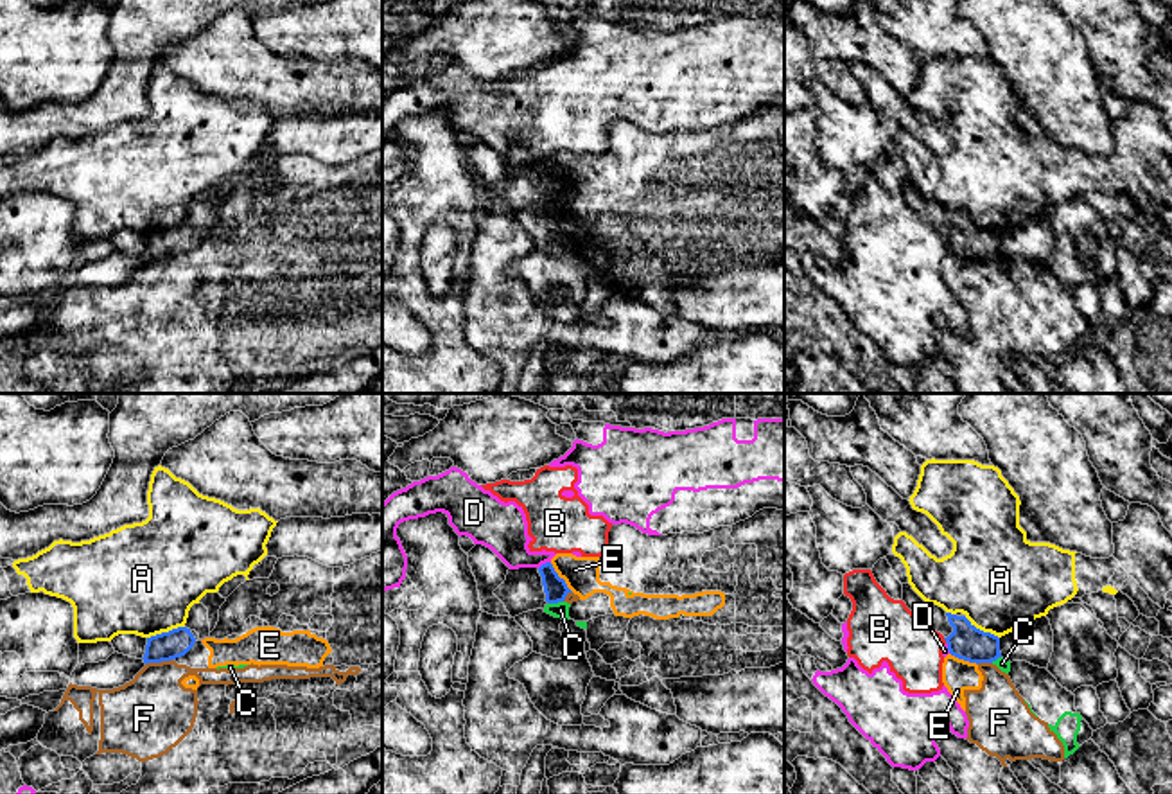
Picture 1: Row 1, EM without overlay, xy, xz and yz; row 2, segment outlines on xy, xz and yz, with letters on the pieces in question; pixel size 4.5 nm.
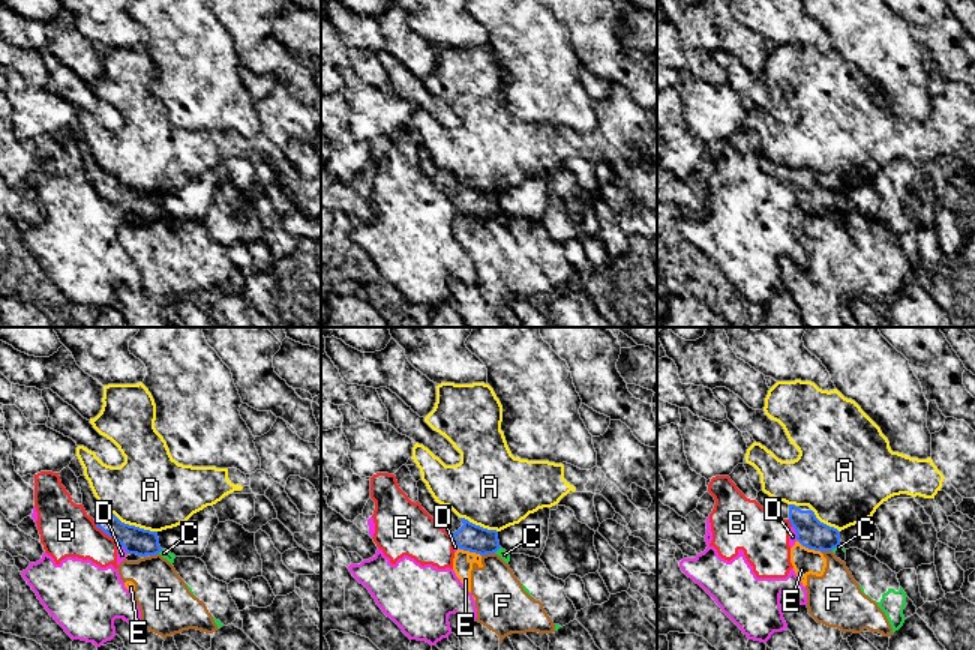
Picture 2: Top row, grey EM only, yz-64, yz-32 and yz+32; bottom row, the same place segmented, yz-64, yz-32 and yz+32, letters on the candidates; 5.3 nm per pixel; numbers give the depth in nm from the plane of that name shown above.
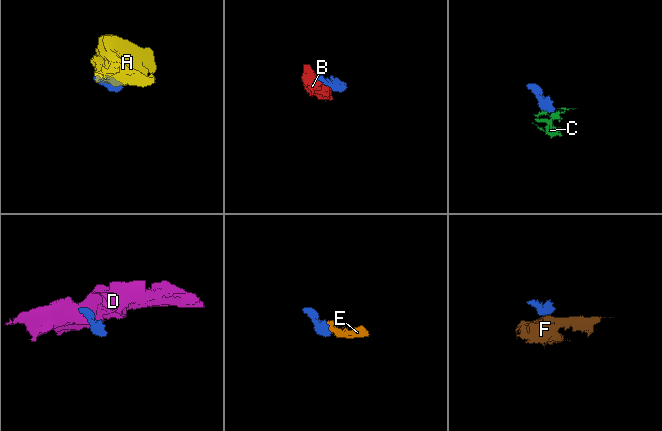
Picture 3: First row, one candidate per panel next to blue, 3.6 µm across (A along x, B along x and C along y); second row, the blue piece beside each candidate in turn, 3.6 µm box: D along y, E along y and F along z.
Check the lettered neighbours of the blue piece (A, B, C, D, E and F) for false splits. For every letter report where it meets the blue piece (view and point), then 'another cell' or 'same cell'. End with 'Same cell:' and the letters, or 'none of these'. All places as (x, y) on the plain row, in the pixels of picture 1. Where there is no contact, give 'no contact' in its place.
A: meets blue in xy at (166, 230); another cell
B: meets blue in yz at (944, 236); another cell
C: meets blue in xz at (555, 200); another cell
D: meets blue in xz at (546, 160); another cell
E: meets blue in xz at (559, 175); another cell
F: meets blue in xy at (158, 259); another cell
Same cell: none of these

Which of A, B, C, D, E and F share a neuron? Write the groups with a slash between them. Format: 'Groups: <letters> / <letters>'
Groups: A / B D / C E F

